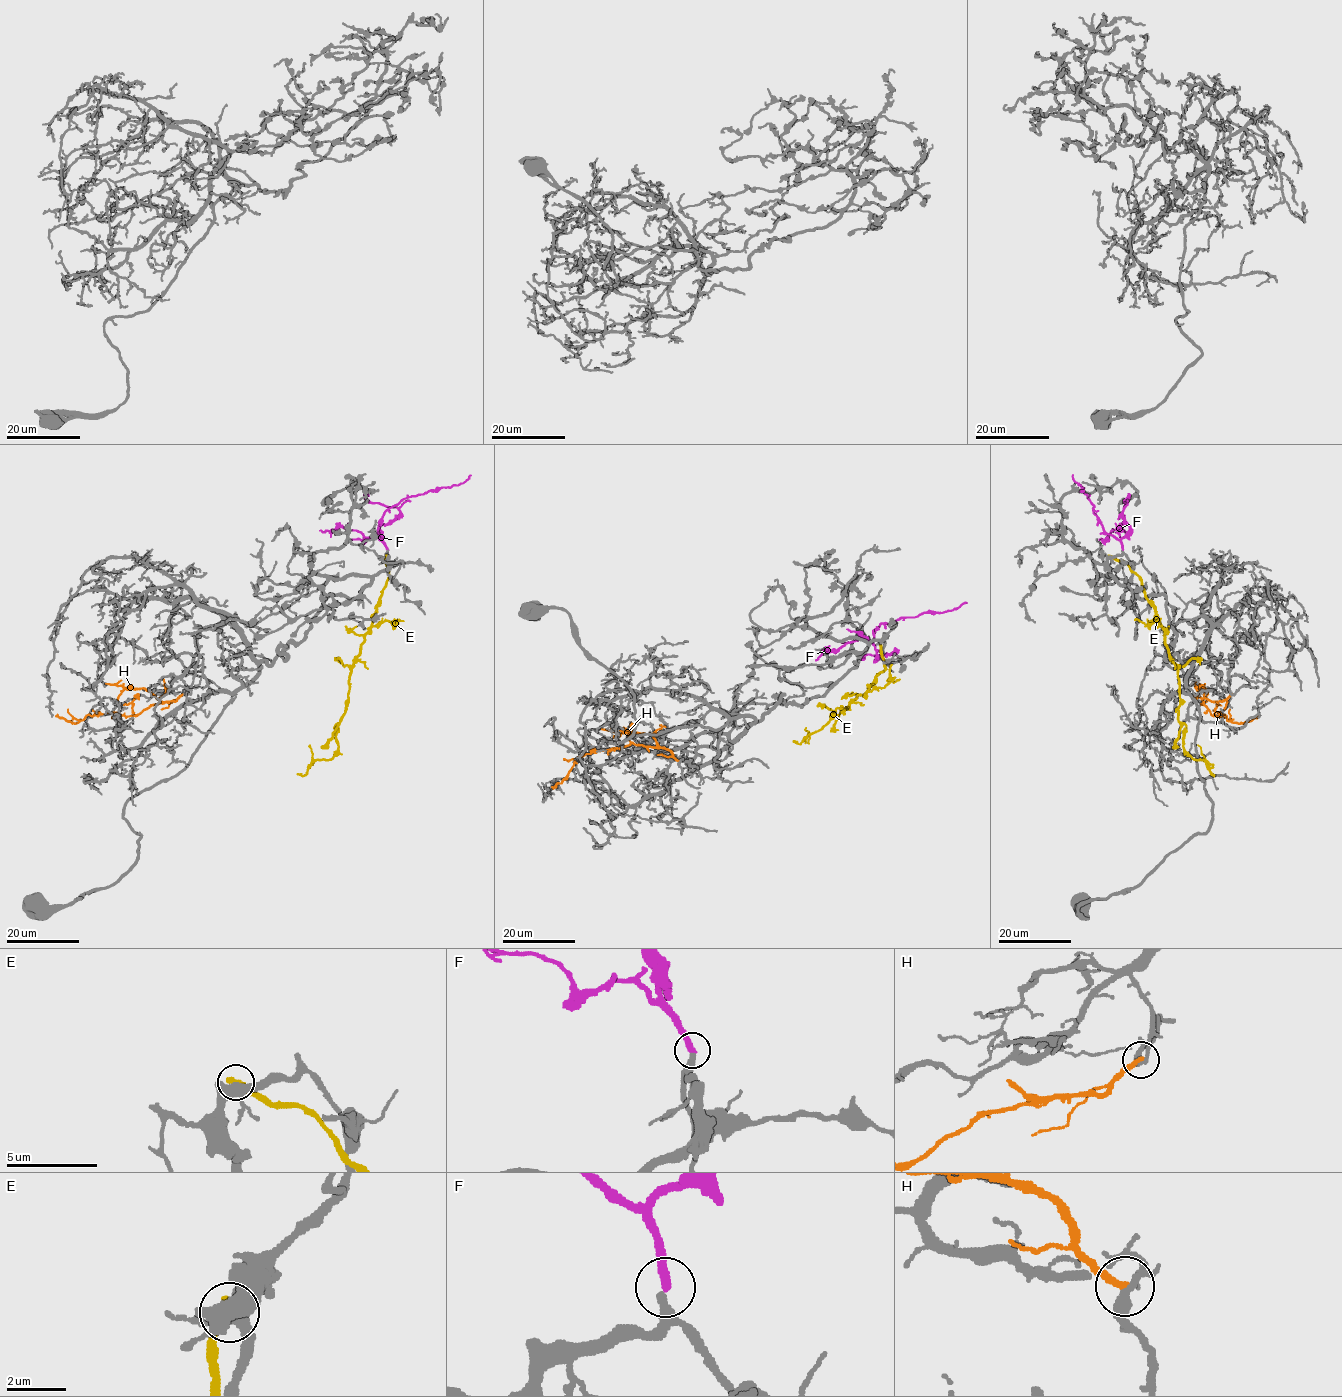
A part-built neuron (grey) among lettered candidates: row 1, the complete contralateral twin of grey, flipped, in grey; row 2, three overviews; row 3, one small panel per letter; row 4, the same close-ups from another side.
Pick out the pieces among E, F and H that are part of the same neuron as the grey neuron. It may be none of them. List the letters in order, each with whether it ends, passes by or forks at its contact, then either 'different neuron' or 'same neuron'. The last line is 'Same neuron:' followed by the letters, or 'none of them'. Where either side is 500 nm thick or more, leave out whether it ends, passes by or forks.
E: it ends; different neuron
F: it ends; different neuron
H: it ends; different neuron
Same neuron: none of them

